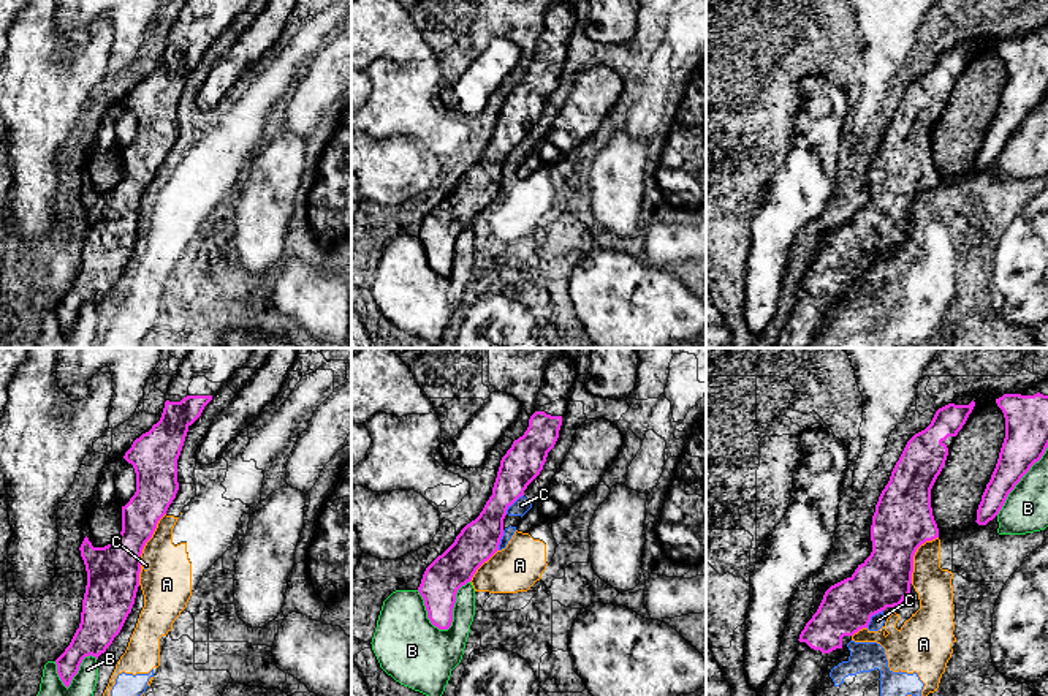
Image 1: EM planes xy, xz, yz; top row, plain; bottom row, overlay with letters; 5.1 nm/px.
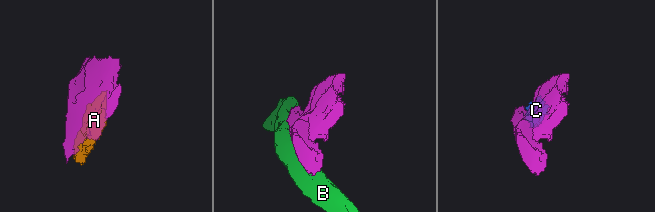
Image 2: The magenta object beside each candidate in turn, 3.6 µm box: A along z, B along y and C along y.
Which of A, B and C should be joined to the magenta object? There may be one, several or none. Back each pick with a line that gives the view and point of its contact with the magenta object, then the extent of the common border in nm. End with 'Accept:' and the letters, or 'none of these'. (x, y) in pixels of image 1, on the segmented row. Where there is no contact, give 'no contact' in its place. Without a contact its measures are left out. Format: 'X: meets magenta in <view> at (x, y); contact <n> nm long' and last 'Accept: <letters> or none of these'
Accept: none of these

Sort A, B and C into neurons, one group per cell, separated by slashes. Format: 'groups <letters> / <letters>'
groups A C / B

